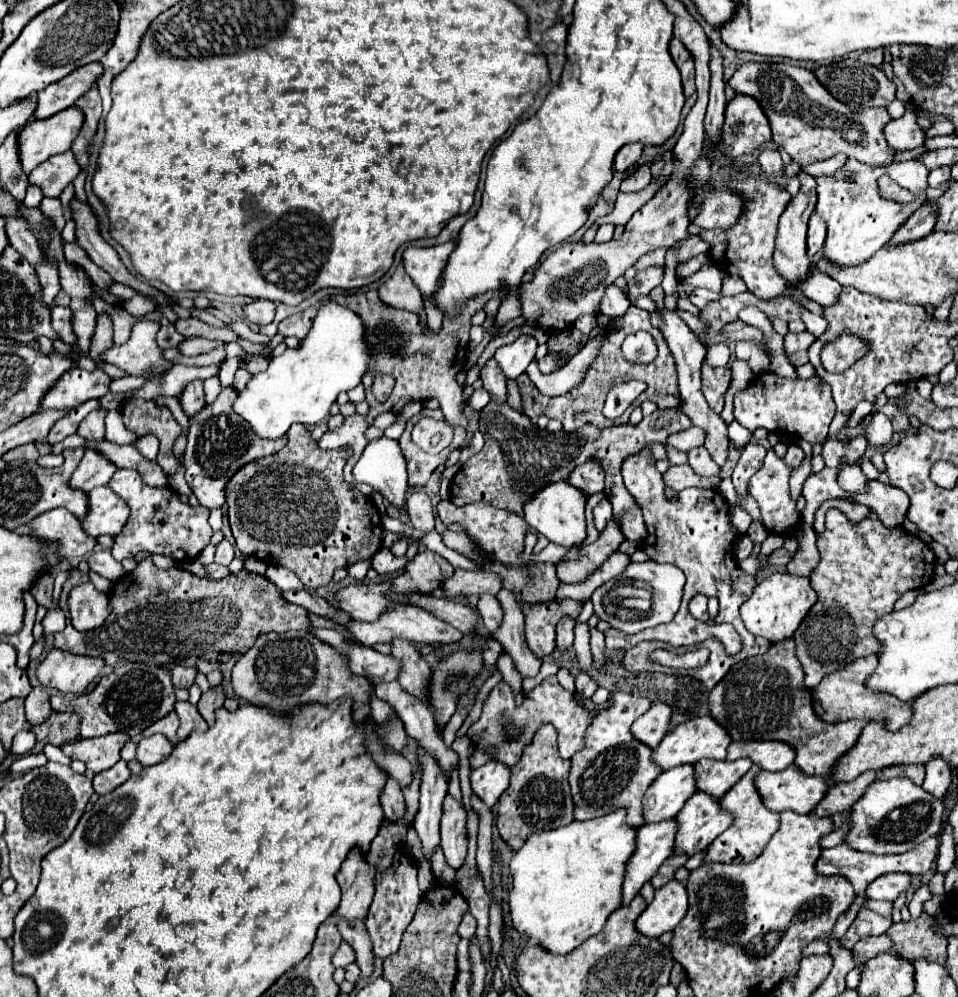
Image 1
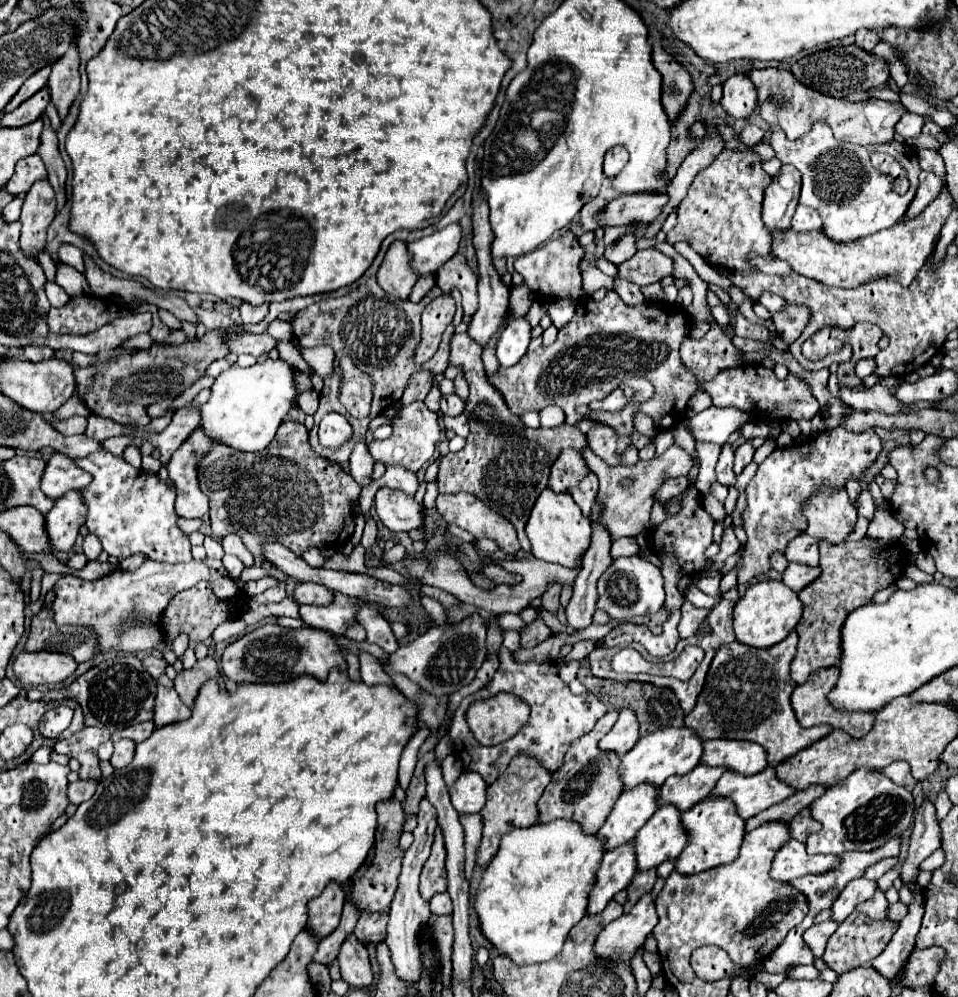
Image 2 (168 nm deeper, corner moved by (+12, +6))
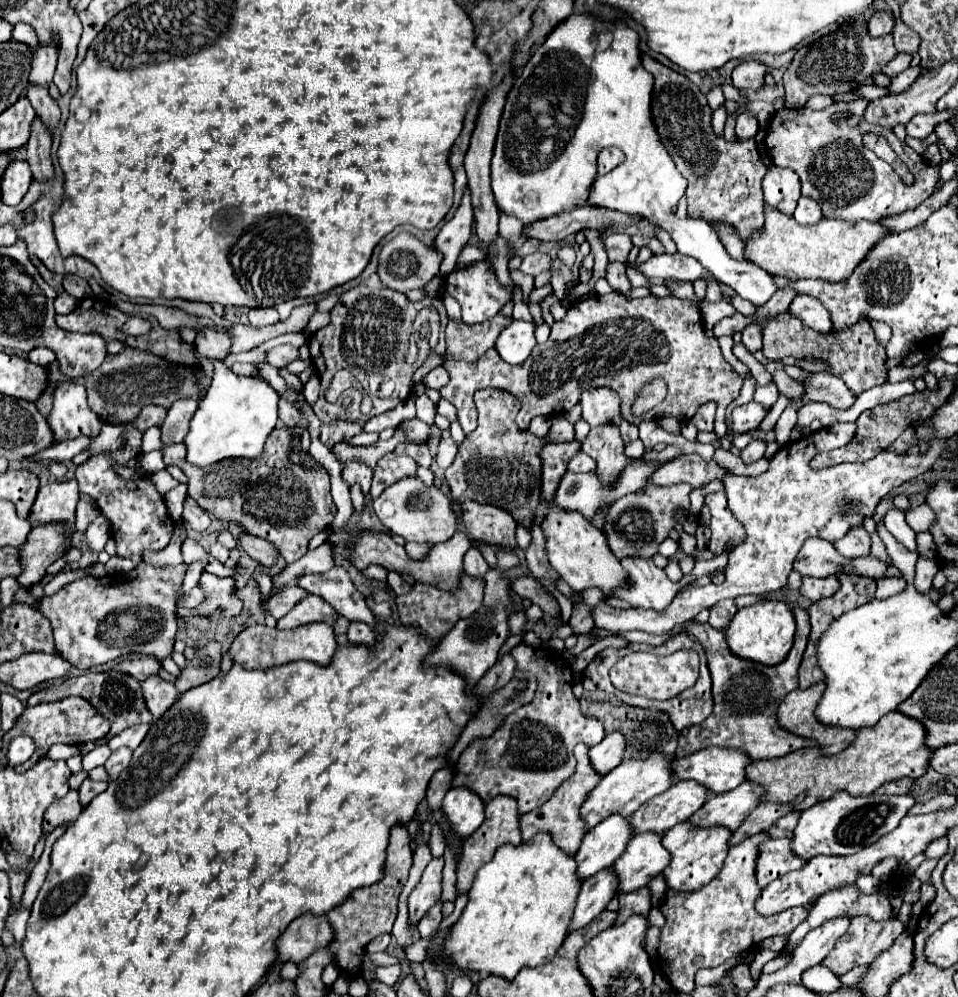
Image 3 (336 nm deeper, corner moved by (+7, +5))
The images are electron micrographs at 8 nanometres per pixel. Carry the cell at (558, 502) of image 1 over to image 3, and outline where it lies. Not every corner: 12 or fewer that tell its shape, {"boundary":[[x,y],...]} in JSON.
{"boundary":[[548,503],[546,555],[576,591],[606,597],[626,571],[604,533]]}

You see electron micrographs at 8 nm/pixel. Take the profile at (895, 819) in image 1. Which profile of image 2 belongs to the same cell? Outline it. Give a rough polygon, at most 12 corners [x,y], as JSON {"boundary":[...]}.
{"boundary":[[861,768],[809,806],[809,854],[867,852],[913,826],[909,790]]}

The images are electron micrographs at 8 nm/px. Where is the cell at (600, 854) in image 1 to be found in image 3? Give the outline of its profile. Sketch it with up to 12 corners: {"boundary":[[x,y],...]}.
{"boundary":[[550,833],[502,845],[446,939],[514,979],[562,947],[582,881]]}

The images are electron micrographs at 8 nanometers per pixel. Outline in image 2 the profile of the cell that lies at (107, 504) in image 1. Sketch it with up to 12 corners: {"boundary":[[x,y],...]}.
{"boundary":[[67,492],[45,514],[53,552],[75,544],[87,510]]}

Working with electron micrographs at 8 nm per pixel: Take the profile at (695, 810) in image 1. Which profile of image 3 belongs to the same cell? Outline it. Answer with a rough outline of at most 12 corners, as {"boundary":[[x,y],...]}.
{"boundary":[[638,833],[614,863],[618,893],[670,865],[660,833]]}

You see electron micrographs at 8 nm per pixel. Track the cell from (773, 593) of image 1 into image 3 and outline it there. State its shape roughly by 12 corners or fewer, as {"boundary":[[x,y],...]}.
{"boundary":[[760,599],[734,615],[734,655],[776,665],[792,649],[794,613]]}

